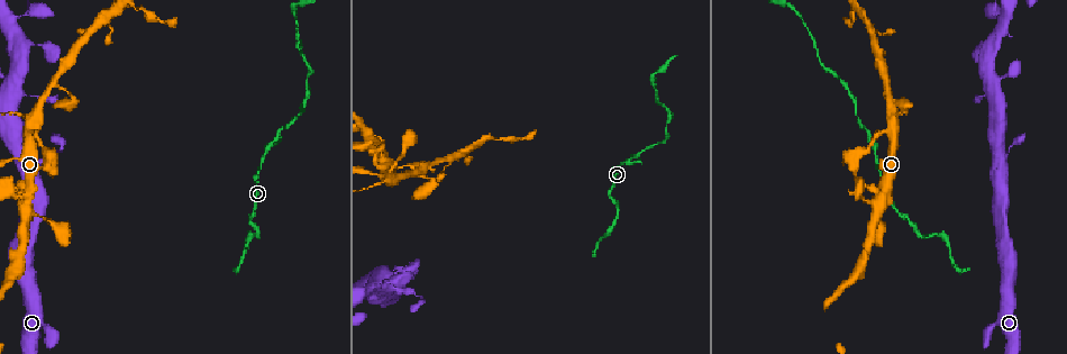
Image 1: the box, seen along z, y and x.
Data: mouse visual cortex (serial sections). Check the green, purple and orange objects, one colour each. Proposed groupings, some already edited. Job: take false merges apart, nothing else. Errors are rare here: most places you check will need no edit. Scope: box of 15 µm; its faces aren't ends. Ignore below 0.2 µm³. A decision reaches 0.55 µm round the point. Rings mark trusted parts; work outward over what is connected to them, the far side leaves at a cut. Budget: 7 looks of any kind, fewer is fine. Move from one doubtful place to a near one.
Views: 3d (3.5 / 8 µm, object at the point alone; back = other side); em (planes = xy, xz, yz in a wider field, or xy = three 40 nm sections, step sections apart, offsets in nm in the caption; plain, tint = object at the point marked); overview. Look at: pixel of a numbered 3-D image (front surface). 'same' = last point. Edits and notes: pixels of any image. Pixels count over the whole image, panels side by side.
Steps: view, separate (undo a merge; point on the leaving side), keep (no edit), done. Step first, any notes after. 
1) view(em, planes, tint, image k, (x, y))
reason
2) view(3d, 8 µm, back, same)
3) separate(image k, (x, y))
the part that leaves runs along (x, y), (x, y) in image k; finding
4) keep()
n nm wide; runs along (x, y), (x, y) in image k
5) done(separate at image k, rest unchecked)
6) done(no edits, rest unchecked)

view(3d, 3.5 µm, back, image 1, (656, 144))

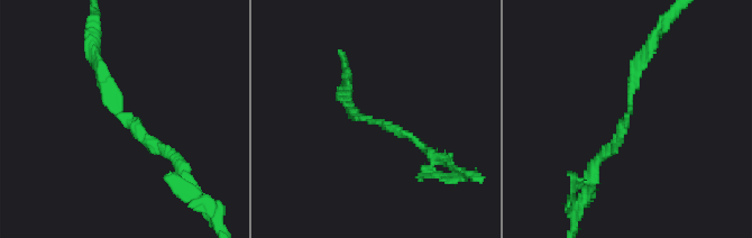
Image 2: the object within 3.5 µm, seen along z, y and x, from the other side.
view(em, planes, tint, image 2, (630, 105))
arms of 100, 200 nm; shape alone is not enough

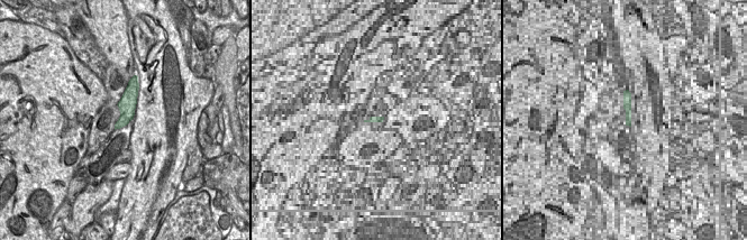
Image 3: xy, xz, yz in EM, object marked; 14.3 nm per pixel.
view(em, xy, step 5, tint, same)

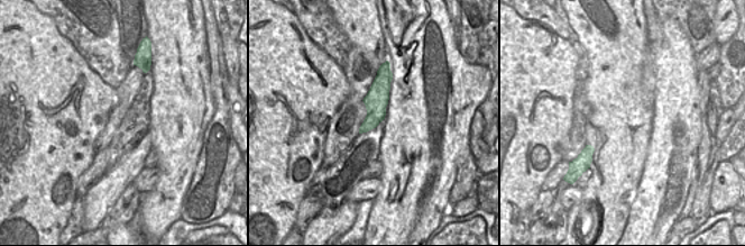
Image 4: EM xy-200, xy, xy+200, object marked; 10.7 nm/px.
keep()
all the same cell

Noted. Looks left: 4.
view(3d, 3.5 µm, image 1, (894, 131))
abrupt turn

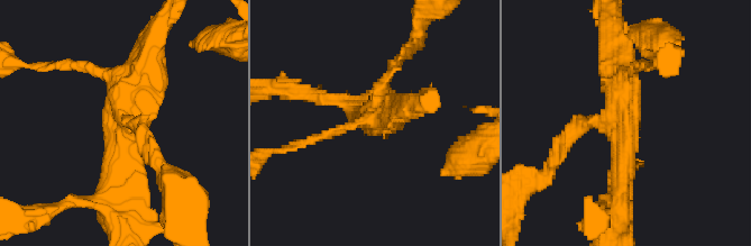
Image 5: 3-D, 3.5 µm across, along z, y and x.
view(em, xy, step 3, tint, image 5, (621, 122))

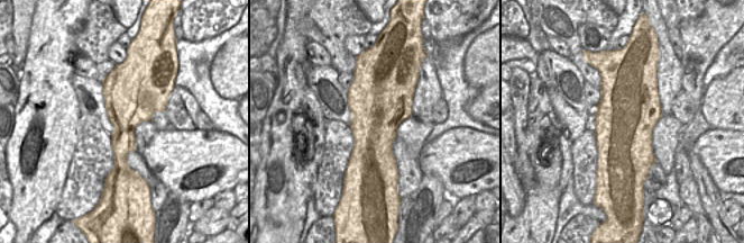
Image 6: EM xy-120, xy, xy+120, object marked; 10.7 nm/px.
keep()
runs along (125, 200), (129, 89), (149, 51) in image 5; all the same cell

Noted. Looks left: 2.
view(3d, 3.5 µm, image 1, (27, 203))

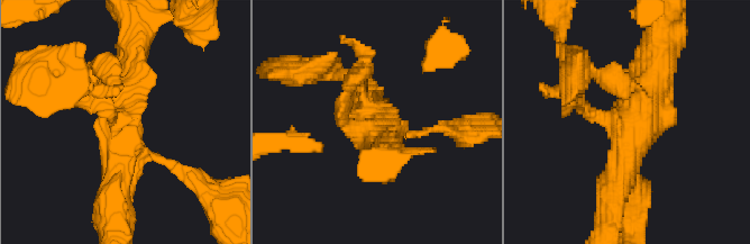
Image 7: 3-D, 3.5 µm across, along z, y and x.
view(em, xy, step 1, tint, image 7, (121, 119))

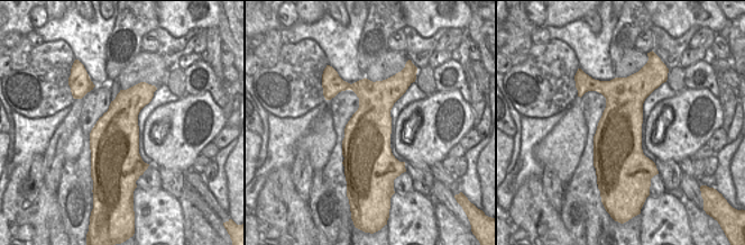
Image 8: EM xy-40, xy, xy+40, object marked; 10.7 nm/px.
keep()
runs along (660, 50), (614, 188) in image 7; continuous, no second cell

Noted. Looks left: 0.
done(no edits, rest unchecked)

